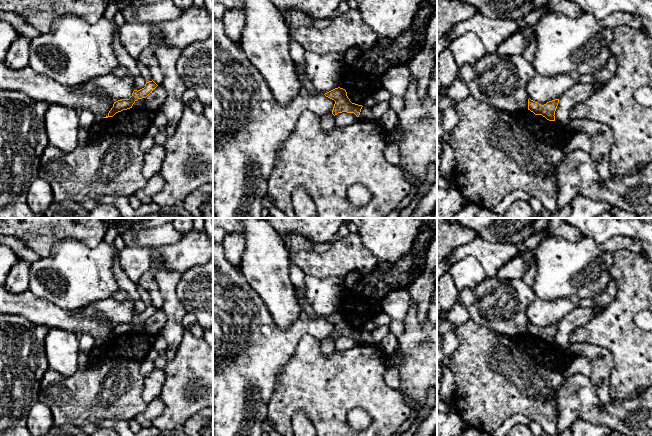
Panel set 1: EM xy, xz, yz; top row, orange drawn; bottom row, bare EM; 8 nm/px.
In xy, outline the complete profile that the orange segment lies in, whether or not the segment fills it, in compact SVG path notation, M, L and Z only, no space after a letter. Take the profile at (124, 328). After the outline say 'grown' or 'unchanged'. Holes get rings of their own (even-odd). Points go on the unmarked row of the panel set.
M152 304L146 306L145 311L140 314L134 314L129 323L122 323L114 326L108 339L103 342L113 341L116 337L132 332L133 328L142 322L146 322L158 309Z | unchanged

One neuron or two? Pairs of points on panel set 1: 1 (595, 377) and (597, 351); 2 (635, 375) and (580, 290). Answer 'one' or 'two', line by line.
1: one
2: two

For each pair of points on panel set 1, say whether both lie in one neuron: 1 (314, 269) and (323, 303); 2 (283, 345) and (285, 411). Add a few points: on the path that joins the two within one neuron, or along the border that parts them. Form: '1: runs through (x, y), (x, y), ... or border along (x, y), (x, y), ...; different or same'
1: border along (306, 274), (320, 278), (337, 277), (339, 279); different
2: border along (297, 347), (273, 388); different

